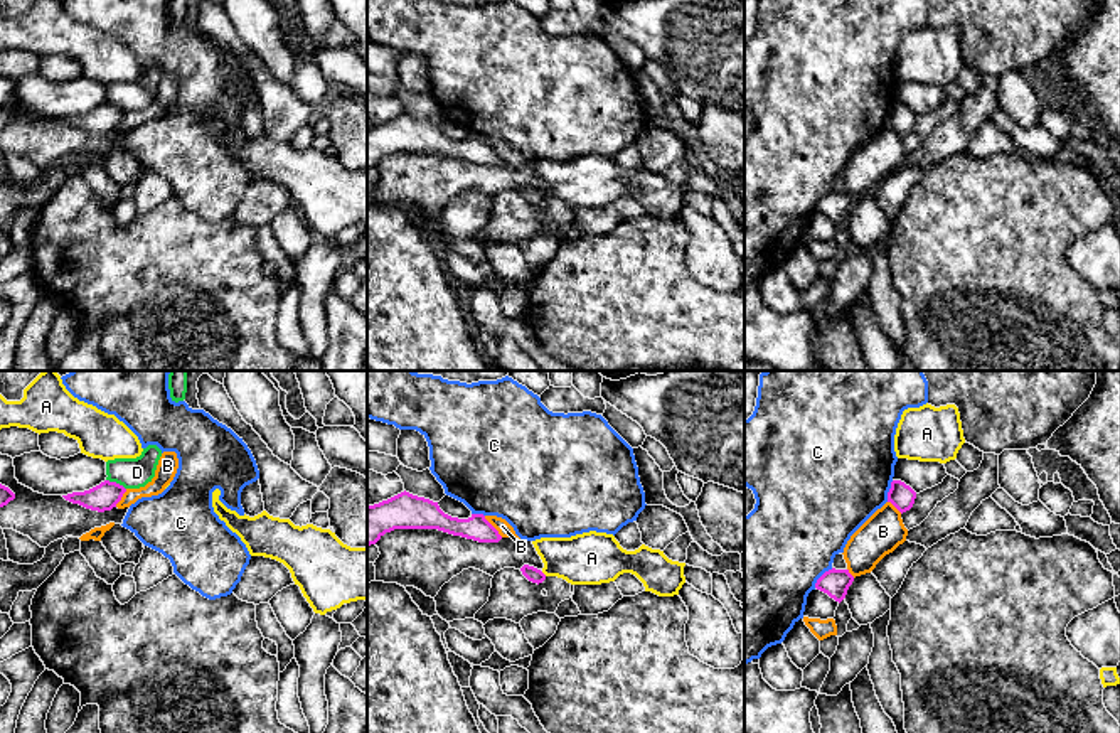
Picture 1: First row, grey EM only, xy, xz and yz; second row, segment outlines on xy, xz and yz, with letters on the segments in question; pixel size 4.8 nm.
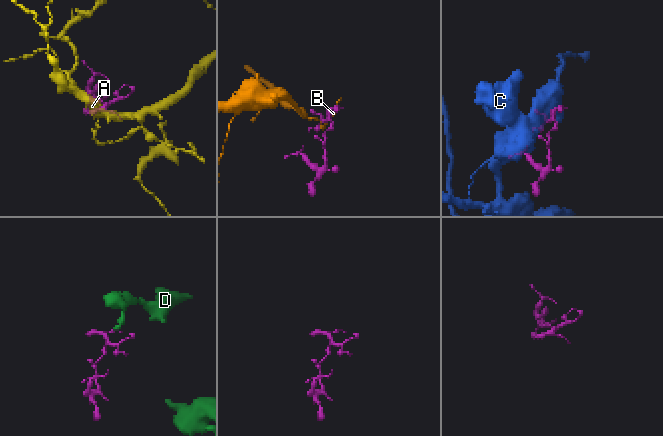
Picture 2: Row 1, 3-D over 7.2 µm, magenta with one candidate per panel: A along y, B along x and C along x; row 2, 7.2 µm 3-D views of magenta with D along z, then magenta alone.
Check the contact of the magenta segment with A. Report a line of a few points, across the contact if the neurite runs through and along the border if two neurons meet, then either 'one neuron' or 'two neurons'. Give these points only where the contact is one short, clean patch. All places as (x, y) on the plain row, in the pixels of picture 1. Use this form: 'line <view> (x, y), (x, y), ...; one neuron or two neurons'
line xz (541, 194), (546, 197); two neurons

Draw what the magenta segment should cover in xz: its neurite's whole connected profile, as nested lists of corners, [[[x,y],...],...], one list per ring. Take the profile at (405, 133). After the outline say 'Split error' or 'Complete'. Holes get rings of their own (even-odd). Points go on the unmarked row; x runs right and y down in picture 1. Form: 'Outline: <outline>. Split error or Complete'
Outline: [[[401,115],[387,123],[367,128],[367,169],[394,152],[438,152],[478,165],[499,165],[502,158],[483,136],[458,142],[445,136],[438,125]]]. Complete

